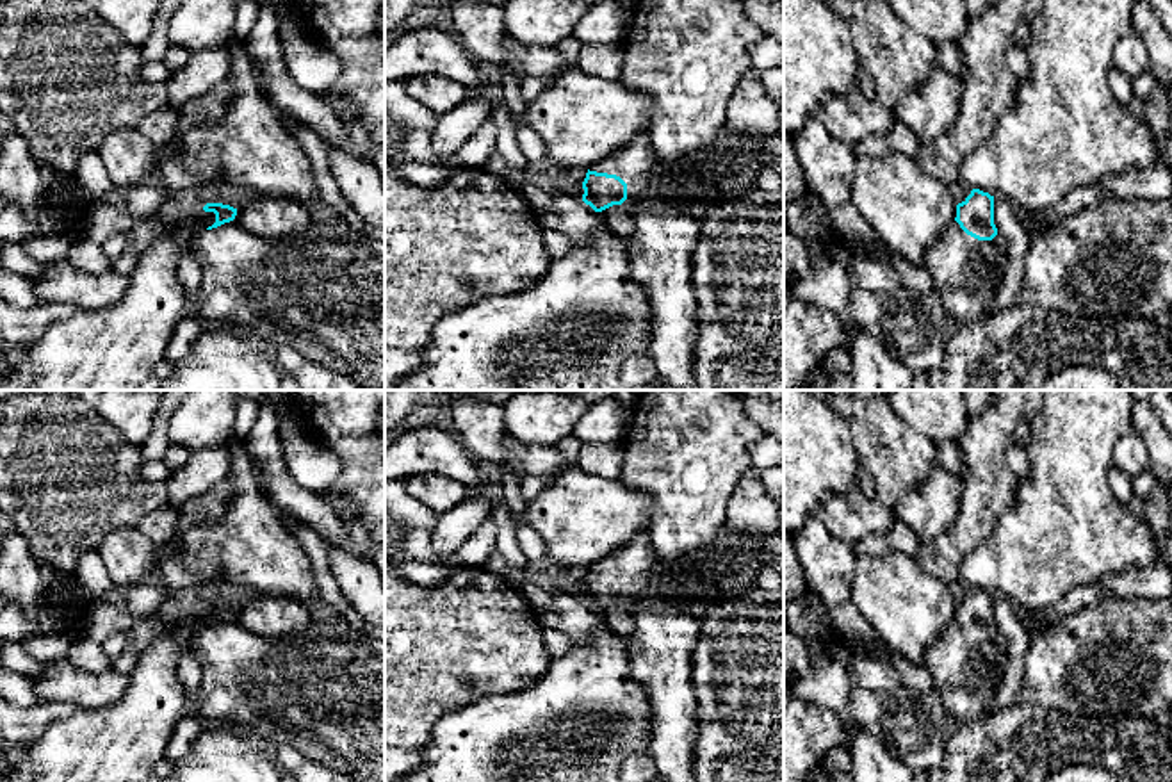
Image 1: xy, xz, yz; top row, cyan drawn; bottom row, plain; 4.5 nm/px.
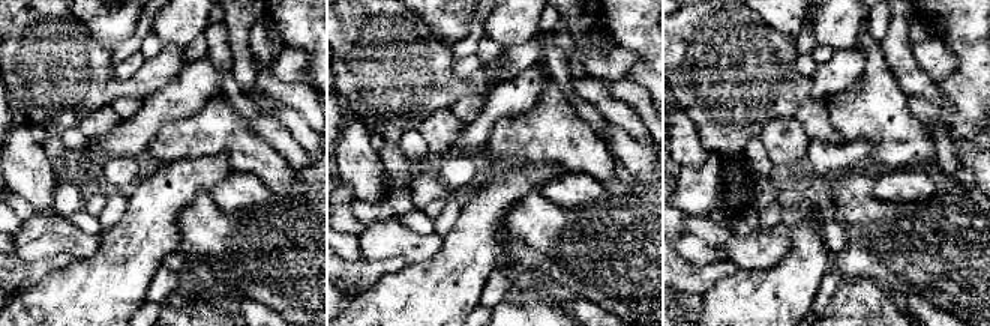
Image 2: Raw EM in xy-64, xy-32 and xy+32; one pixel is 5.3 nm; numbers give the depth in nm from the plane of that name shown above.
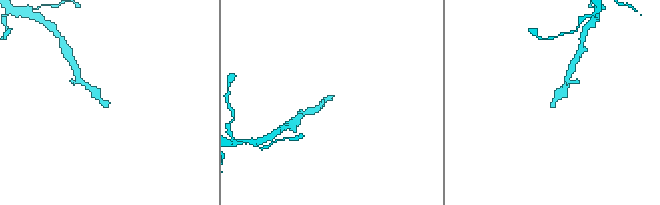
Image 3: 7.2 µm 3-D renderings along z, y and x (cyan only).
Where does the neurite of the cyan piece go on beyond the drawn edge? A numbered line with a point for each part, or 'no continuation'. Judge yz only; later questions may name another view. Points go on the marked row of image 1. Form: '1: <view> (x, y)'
1: yz (966, 273)

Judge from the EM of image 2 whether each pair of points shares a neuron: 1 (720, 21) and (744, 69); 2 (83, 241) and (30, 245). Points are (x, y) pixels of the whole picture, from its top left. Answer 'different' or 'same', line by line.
1: same
2: same

